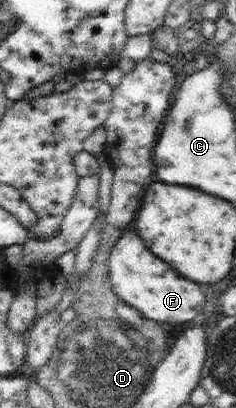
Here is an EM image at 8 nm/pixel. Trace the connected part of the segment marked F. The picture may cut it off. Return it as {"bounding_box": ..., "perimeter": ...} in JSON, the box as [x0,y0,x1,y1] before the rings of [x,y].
{"bounding_box":[108,231,205,323],"perimeter":[[[127,231],[123,233],[116,245],[112,248],[110,259],[108,261],[109,277],[115,290],[115,293],[119,295],[125,303],[129,303],[131,307],[135,307],[143,317],[147,319],[153,319],[153,322],[163,323],[185,323],[189,321],[191,323],[198,319],[193,319],[197,313],[203,311],[203,305],[205,305],[205,293],[201,291],[201,287],[191,281],[191,279],[185,279],[183,275],[179,275],[173,267],[169,267],[165,261],[161,261],[159,257],[155,257],[141,241],[141,237],[135,233],[135,231]]]}

